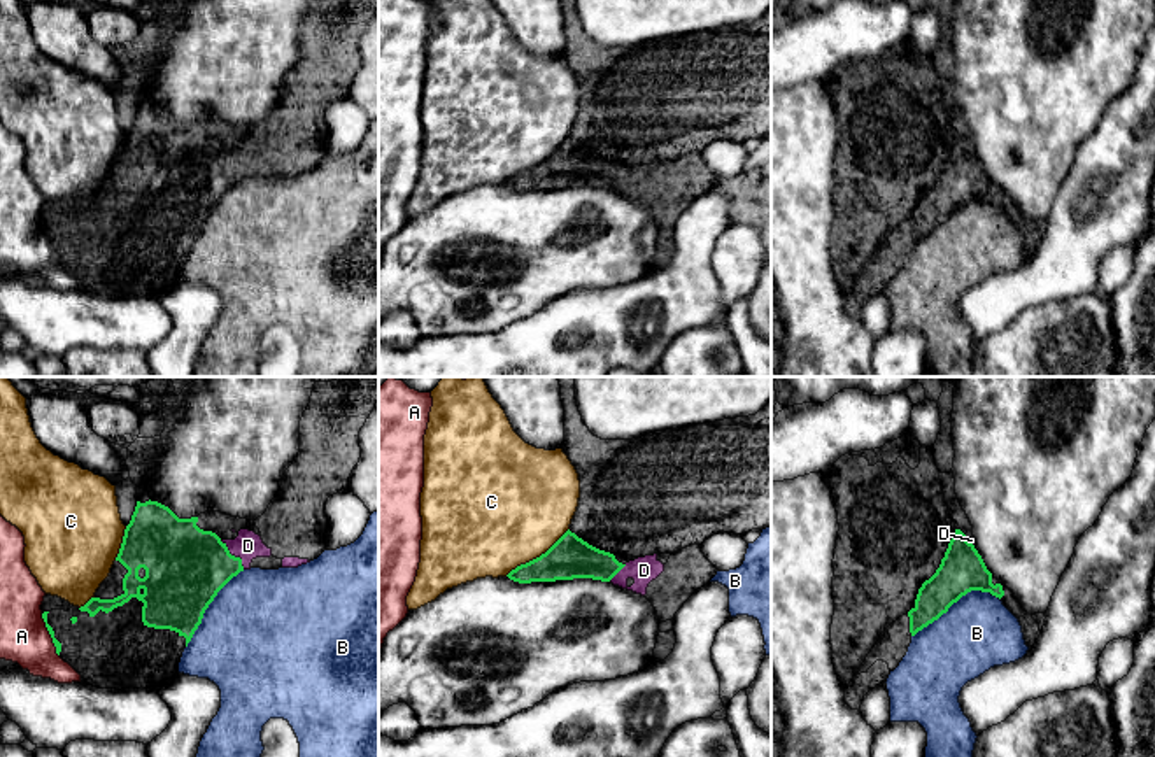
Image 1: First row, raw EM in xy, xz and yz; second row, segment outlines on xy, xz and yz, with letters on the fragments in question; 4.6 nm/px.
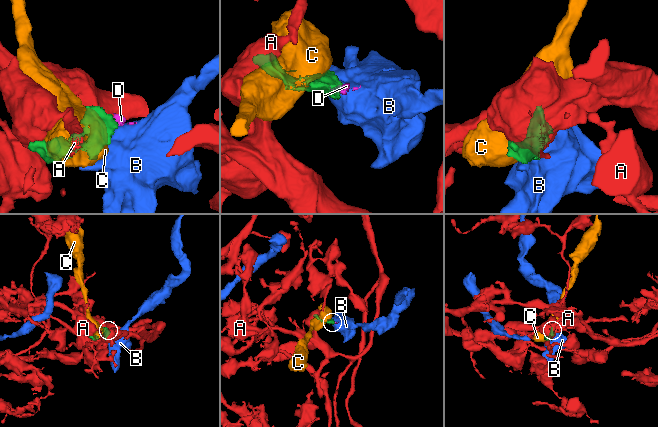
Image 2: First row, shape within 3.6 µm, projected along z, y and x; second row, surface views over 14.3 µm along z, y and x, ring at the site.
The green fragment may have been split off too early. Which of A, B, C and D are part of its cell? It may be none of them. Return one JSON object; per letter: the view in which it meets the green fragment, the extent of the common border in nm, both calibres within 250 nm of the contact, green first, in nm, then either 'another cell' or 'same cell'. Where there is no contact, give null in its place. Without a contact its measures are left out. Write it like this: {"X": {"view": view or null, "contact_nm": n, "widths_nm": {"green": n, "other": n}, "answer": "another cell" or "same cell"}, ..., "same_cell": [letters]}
{"A": {"view": "xy", "contact_nm": 220, "widths_nm": {"green": 30, "other": 220}, "answer": "another cell"}, "B": {"view": "yz", "contact_nm": 440, "widths_nm": {"green": 200, "other": 340}, "answer": "another cell"}, "C": {"view": "xz", "contact_nm": 360, "widths_nm": {"green": 190, "other": 500}, "answer": "another cell"}, "D": {"view": "xy", "contact_nm": 180, "widths_nm": {"green": 380, "other": 140}, "answer": "same cell"}, "same_cell": ["D"]}

